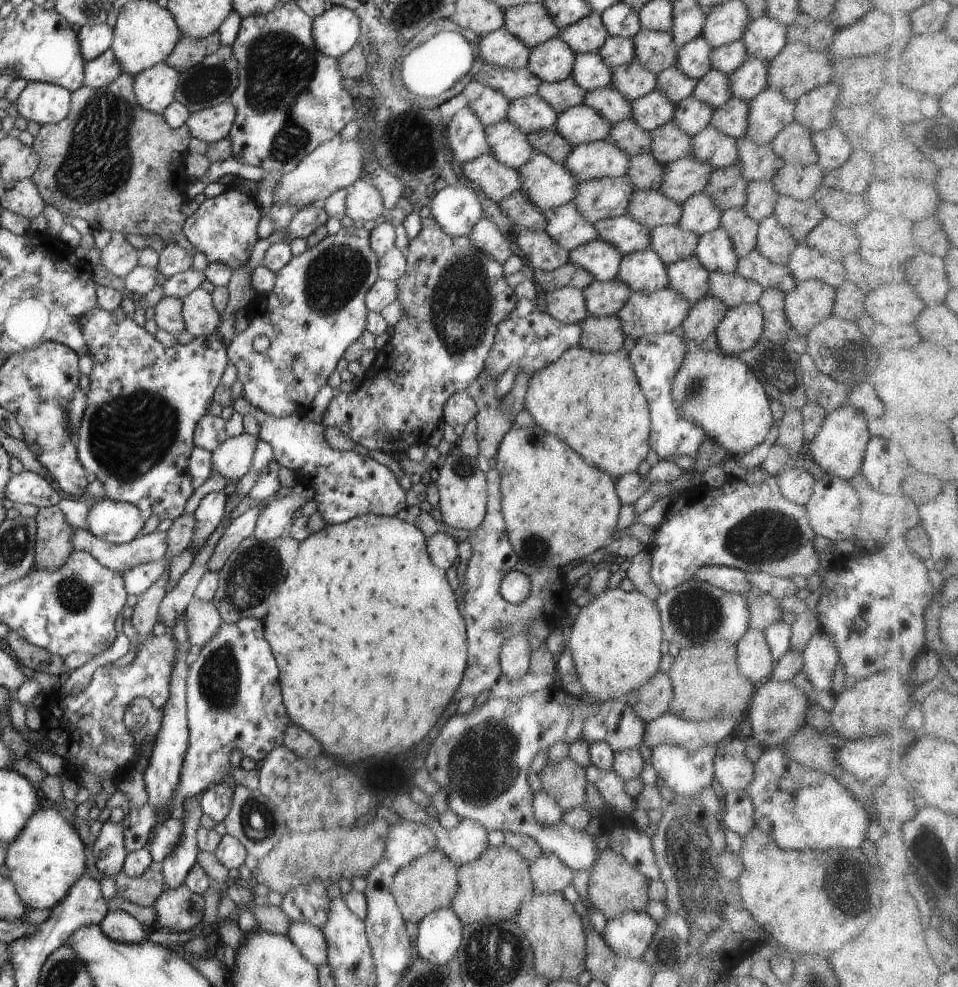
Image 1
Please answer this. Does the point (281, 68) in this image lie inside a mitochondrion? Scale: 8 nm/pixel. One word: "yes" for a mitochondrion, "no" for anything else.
yes

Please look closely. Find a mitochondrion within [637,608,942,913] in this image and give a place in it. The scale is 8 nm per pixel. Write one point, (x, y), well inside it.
(832, 879)

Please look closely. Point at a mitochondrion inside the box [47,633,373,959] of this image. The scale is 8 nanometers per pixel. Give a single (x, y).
(218, 681)

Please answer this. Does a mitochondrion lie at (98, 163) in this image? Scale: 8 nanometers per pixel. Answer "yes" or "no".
yes

